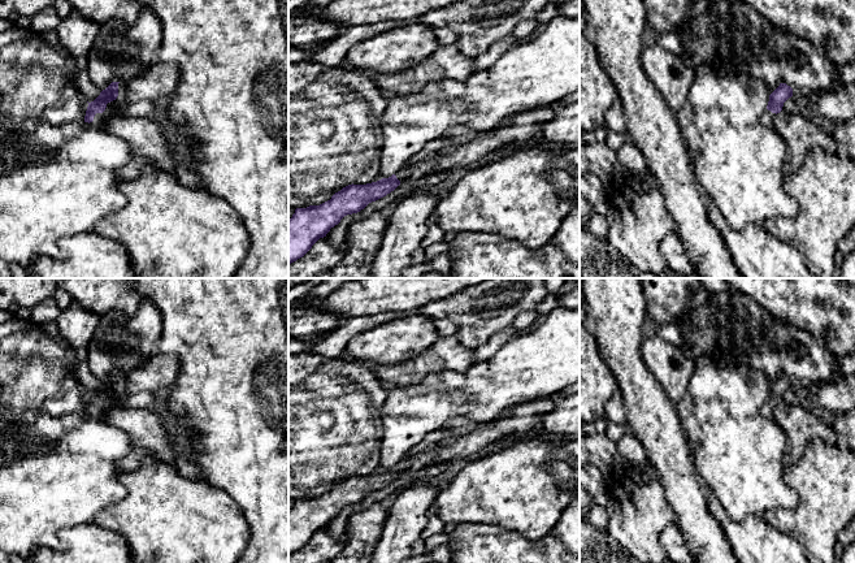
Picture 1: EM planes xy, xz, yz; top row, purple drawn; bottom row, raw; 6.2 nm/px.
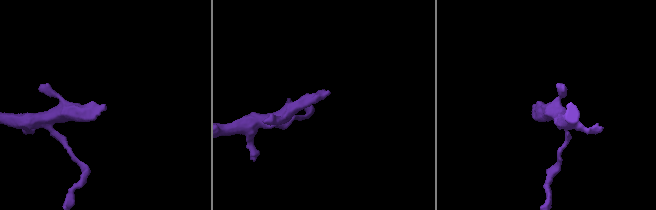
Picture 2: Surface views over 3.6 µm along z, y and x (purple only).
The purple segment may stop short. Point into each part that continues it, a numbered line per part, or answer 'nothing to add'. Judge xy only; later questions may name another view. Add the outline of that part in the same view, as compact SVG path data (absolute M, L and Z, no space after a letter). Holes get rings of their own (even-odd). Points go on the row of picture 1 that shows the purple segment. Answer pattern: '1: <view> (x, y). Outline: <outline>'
1: xy (99, 118). Outline: M122 82L118 83L118 96L116 100L110 101L107 104L107 108L103 113L96 113L94 117L94 121L90 122L92 126L100 127L107 118L114 117L117 114L116 107L117 105L123 105L129 101L125 87Z

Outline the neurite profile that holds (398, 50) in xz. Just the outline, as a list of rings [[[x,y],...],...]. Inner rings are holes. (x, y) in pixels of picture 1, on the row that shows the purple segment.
[[[417,22],[355,44],[346,56],[346,66],[395,74],[415,68],[438,48],[435,29]]]

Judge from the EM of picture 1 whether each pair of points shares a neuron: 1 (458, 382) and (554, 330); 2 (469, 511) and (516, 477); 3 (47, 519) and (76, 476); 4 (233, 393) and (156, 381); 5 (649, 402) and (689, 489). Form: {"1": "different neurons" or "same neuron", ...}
{"1": "same neuron", "2": "same neuron", "3": "same neuron", "4": "different neurons", "5": "same neuron"}

